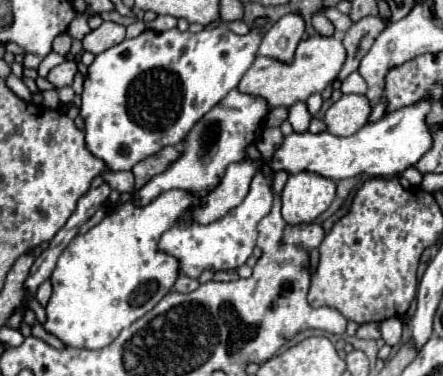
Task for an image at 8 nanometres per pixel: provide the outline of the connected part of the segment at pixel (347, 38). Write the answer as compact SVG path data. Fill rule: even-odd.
M363 17L361 21L353 23L353 27L343 35L343 45L347 49L347 61L341 67L337 81L343 81L347 75L351 75L357 69L359 61L367 55L373 41L383 29L385 29L385 23L381 17Z

